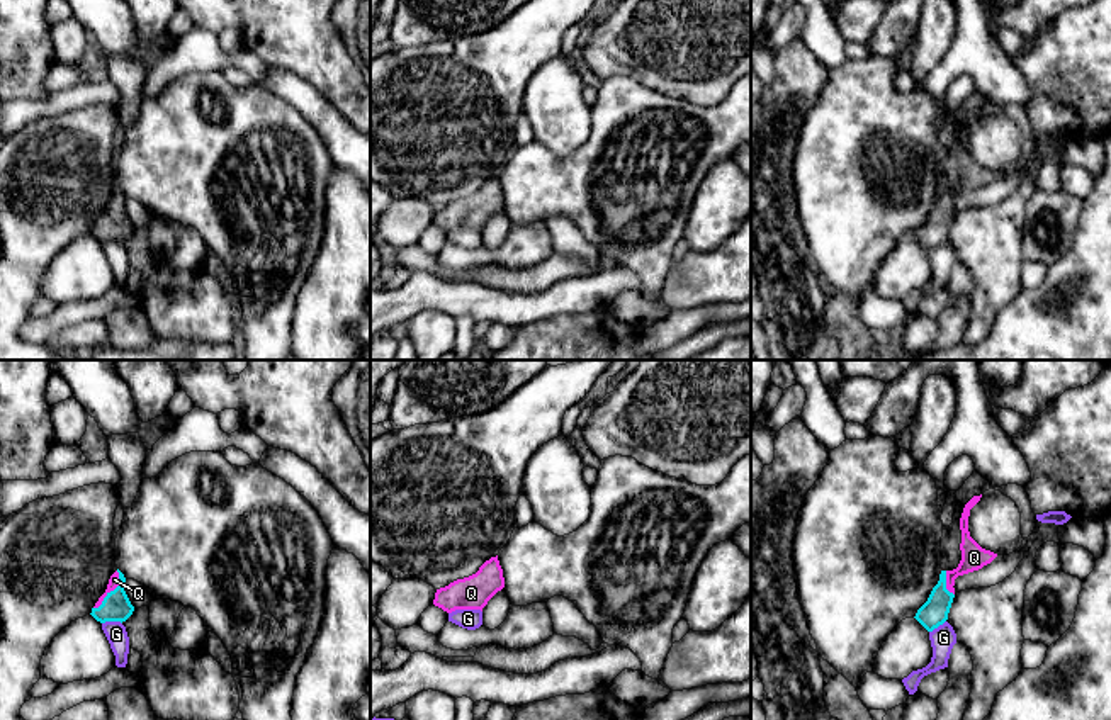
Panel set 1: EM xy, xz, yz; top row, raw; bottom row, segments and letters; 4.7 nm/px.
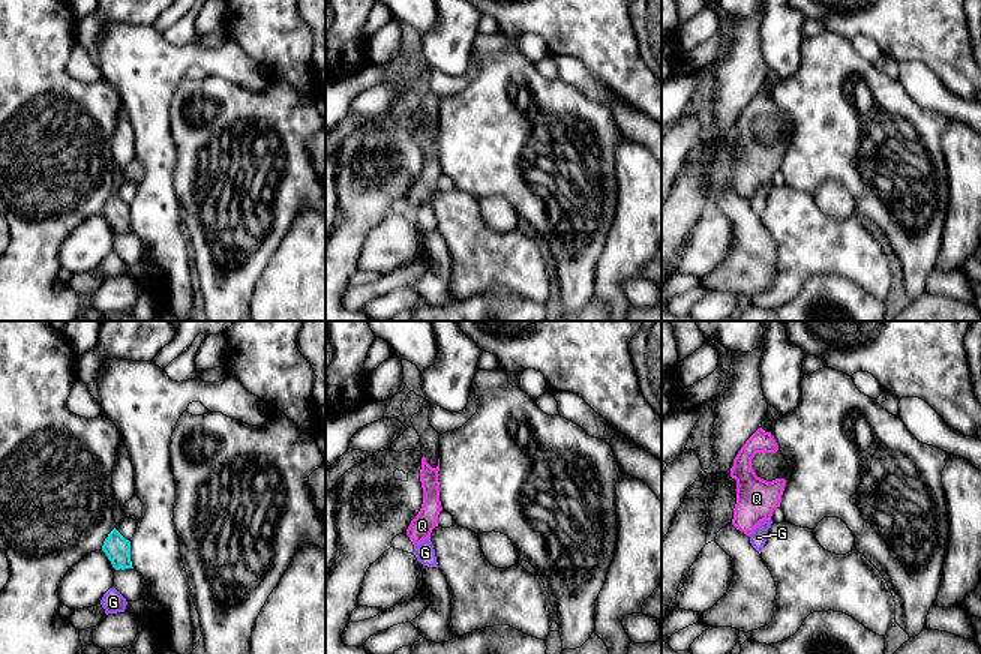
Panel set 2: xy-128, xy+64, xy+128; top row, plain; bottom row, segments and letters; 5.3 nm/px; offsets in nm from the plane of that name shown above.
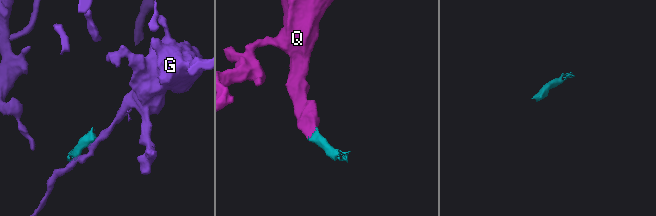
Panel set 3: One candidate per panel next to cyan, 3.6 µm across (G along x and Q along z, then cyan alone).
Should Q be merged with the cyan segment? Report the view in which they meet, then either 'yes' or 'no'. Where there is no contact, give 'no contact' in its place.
xy | yes

